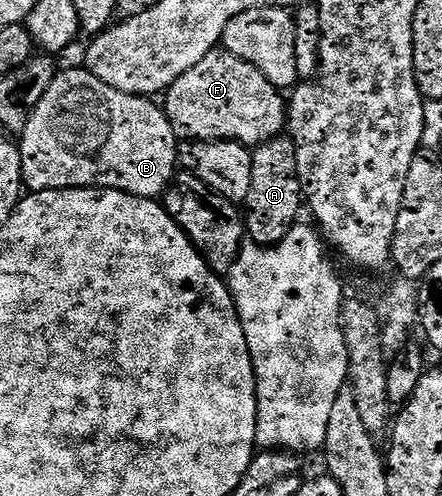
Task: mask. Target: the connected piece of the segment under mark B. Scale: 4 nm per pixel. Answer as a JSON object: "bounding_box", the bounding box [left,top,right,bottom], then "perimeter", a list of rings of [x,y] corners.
{"bounding_box":[18,67,178,198],"perimeter":[[[84,67],[68,69],[65,73],[64,70],[57,72],[56,78],[52,80],[46,91],[46,95],[42,95],[42,99],[34,107],[23,133],[19,134],[18,137],[23,184],[33,193],[41,193],[47,189],[117,189],[123,193],[138,195],[139,197],[163,198],[178,173],[178,138],[174,127],[168,122],[167,112],[161,106],[159,109],[154,102],[156,101],[147,96],[136,96],[115,90],[114,87],[102,83],[102,80],[96,78]]]}

